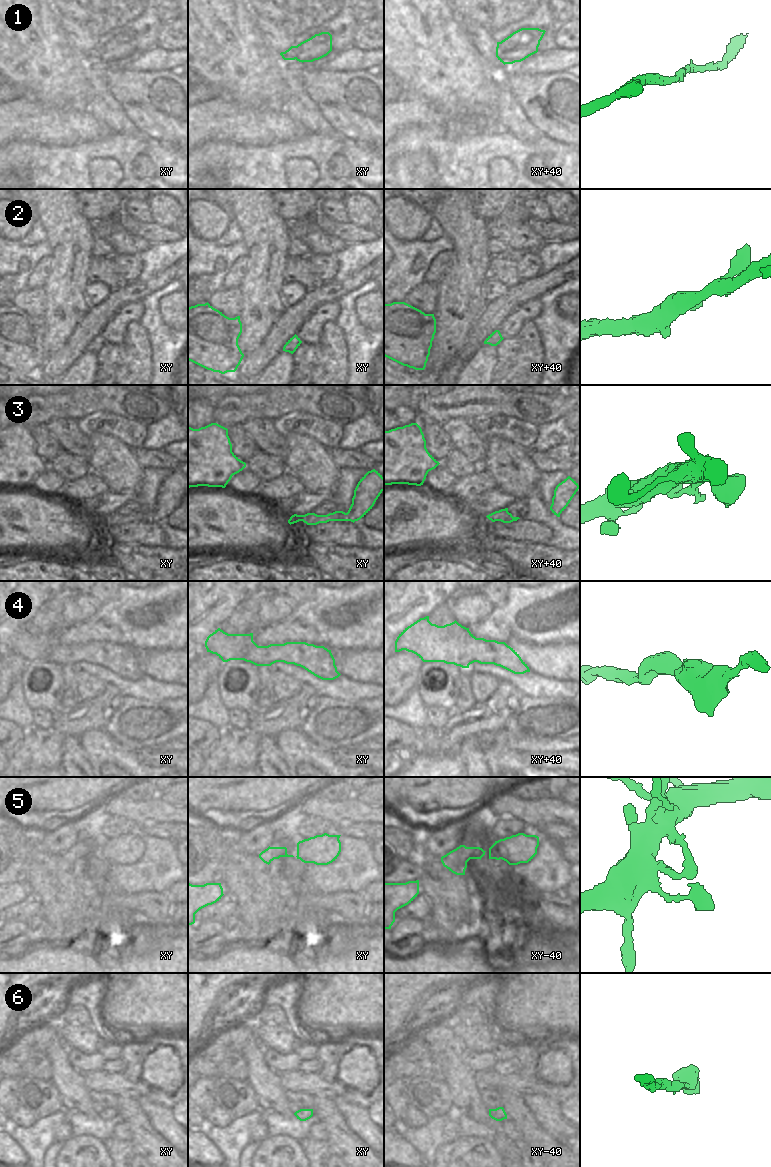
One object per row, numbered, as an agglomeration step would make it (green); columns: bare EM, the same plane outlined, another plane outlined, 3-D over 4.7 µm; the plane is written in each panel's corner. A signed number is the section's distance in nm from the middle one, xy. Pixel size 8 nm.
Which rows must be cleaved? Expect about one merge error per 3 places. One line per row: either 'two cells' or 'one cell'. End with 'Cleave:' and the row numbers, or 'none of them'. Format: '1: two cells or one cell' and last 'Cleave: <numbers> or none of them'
1: one cell
2: one cell
3: one cell
4: one cell
5: one cell
6: one cell
Cleave: none of them

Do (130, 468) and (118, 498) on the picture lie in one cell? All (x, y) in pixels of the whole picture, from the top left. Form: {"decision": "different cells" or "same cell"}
{"decision": "different cells"}

